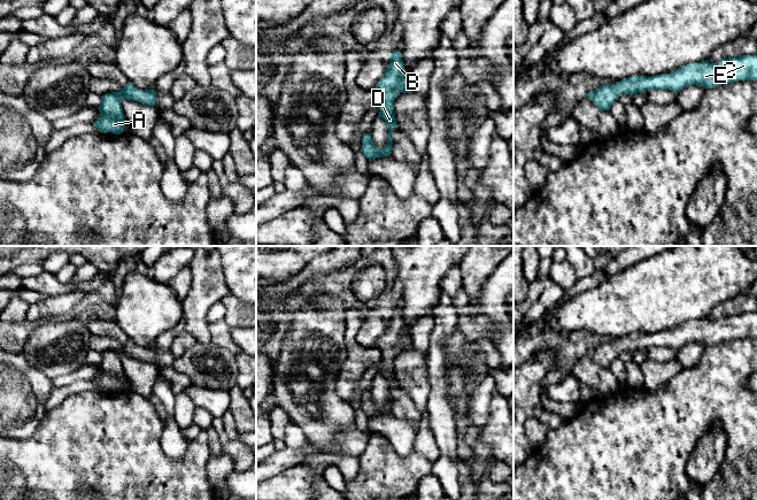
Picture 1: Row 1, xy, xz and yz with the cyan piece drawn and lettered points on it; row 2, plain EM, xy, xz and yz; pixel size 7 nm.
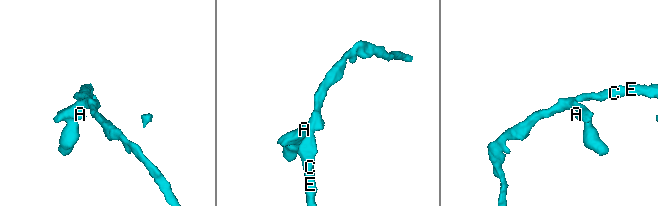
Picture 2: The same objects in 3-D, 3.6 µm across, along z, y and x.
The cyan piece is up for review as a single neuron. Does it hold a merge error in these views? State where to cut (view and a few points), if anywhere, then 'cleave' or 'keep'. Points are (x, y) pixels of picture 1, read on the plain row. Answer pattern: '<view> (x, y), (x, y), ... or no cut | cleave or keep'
no cut | keep

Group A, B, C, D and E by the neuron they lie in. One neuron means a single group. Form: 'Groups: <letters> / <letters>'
Groups: A B C D E

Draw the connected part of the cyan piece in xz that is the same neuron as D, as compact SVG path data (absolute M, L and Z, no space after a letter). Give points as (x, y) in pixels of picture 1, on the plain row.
M395 307L389 311L389 323L372 349L381 352L380 370L378 374L387 382L388 398L387 402L379 407L372 399L371 390L363 393L361 409L369 416L369 418L377 415L389 414L392 411L393 390L397 380L394 371L394 359L397 355L396 351L412 349L411 334L405 330L400 308Z

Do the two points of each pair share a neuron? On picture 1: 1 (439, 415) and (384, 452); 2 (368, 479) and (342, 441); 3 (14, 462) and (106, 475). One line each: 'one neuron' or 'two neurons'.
1: two neurons
2: two neurons
3: one neuron

